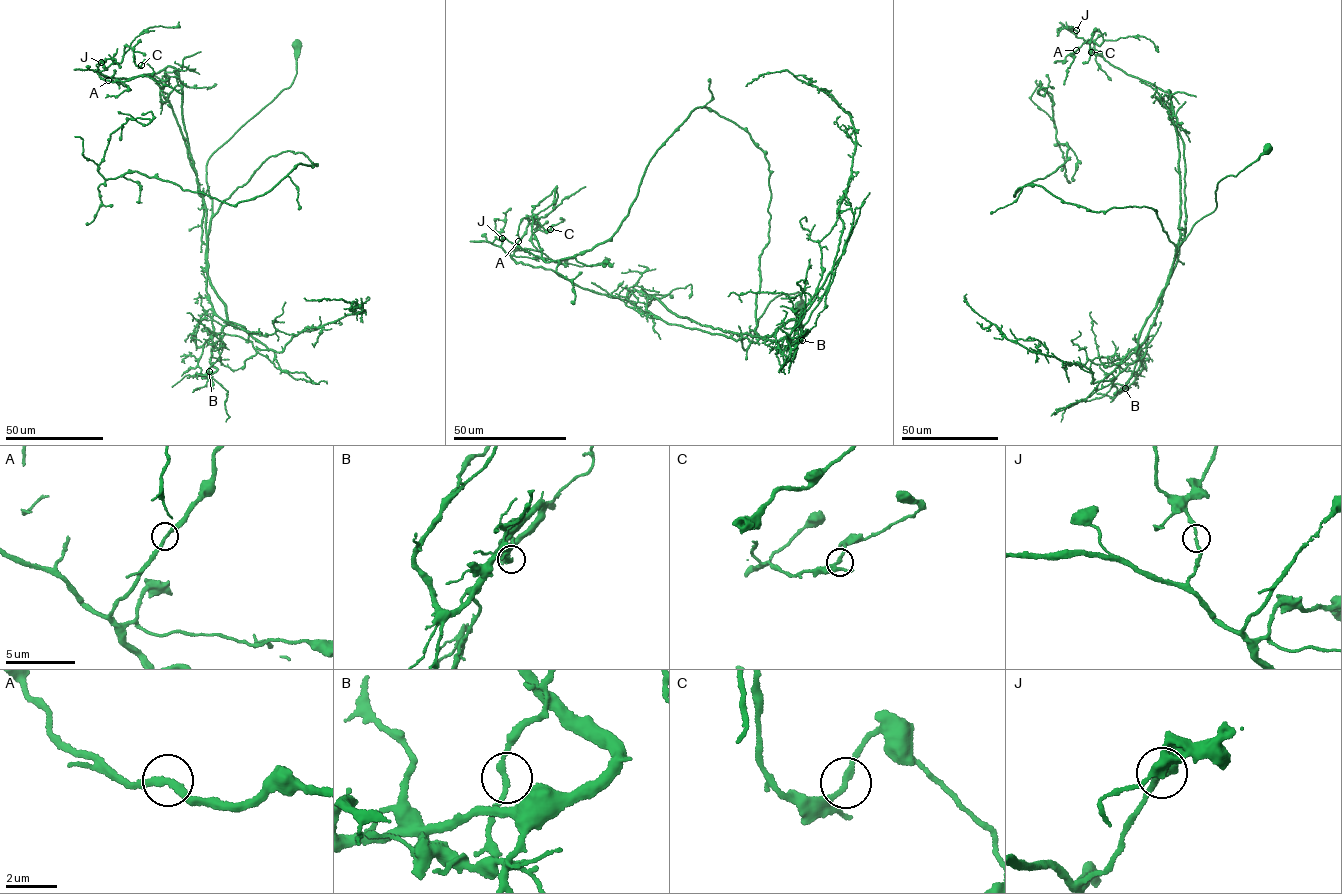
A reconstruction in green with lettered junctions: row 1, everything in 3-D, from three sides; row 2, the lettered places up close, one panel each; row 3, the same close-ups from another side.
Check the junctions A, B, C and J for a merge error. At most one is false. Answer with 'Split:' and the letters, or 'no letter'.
Split: B

